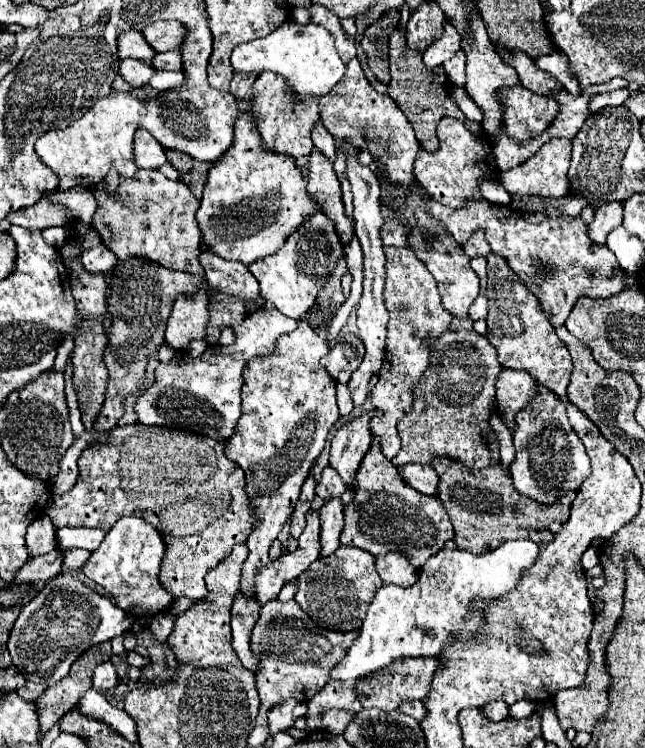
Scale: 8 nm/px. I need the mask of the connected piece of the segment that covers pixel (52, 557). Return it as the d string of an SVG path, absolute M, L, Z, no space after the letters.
M55 548L43 556L29 558L27 566L17 572L15 584L41 584L47 582L47 578L53 578L61 572L63 566L63 550Z

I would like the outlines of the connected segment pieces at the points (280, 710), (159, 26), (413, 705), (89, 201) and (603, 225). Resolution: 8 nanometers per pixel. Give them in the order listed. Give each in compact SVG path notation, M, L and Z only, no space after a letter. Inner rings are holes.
M283 700L279 704L275 704L269 712L267 712L267 722L269 722L269 730L271 732L283 732L293 728L295 720L305 716L307 712L307 704L303 702L295 702L295 700Z
M157 20L157 22L149 22L141 34L145 36L147 44L155 52L169 52L169 50L175 50L181 46L185 32L187 30L183 30L181 22Z
M403 702L403 706L399 708L403 714L407 714L407 716L413 716L417 722L421 722L425 716L427 716L427 712L425 712L425 708L423 708L423 704L421 702Z
M75 186L75 188L67 190L67 192L55 192L55 194L47 196L47 198L51 198L53 202L63 202L65 206L71 208L71 214L77 220L87 222L87 224L91 222L91 218L95 214L95 206L97 206L91 190L85 188L85 186Z
M605 202L597 208L595 220L589 224L589 234L593 242L605 244L607 234L623 222L623 202Z

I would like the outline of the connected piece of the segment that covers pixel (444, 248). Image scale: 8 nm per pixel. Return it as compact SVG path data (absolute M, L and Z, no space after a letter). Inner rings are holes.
M419 214L419 226L413 228L413 232L411 232L409 246L415 250L415 254L419 254L419 258L427 264L429 272L437 280L437 288L439 288L439 296L443 300L443 306L447 310L451 310L451 314L455 318L467 318L467 310L479 294L479 278L473 272L473 268L469 266L469 258L463 252L463 248L459 248L455 240L451 240L451 238L447 238L447 234L443 234L443 226L439 226L439 222L431 222L431 218L423 218L423 214ZM423 226L429 232L439 234L439 238L427 240L423 236L423 232L425 232Z

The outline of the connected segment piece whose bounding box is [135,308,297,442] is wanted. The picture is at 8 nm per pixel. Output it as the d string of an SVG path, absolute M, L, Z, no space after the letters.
M265 308L249 314L243 322L232 327L235 331L235 344L230 346L207 346L207 350L199 358L191 358L187 352L175 352L171 362L159 364L155 370L155 384L151 384L145 392L141 392L135 400L137 420L145 426L175 426L179 430L191 430L195 434L203 434L225 442L235 428L241 414L241 386L243 386L243 366L255 356L267 356L275 348L275 338L297 328L297 320L283 316L277 308Z

